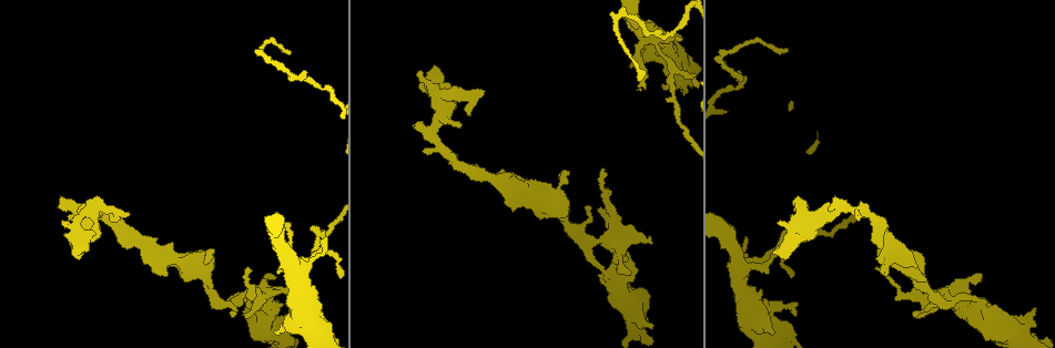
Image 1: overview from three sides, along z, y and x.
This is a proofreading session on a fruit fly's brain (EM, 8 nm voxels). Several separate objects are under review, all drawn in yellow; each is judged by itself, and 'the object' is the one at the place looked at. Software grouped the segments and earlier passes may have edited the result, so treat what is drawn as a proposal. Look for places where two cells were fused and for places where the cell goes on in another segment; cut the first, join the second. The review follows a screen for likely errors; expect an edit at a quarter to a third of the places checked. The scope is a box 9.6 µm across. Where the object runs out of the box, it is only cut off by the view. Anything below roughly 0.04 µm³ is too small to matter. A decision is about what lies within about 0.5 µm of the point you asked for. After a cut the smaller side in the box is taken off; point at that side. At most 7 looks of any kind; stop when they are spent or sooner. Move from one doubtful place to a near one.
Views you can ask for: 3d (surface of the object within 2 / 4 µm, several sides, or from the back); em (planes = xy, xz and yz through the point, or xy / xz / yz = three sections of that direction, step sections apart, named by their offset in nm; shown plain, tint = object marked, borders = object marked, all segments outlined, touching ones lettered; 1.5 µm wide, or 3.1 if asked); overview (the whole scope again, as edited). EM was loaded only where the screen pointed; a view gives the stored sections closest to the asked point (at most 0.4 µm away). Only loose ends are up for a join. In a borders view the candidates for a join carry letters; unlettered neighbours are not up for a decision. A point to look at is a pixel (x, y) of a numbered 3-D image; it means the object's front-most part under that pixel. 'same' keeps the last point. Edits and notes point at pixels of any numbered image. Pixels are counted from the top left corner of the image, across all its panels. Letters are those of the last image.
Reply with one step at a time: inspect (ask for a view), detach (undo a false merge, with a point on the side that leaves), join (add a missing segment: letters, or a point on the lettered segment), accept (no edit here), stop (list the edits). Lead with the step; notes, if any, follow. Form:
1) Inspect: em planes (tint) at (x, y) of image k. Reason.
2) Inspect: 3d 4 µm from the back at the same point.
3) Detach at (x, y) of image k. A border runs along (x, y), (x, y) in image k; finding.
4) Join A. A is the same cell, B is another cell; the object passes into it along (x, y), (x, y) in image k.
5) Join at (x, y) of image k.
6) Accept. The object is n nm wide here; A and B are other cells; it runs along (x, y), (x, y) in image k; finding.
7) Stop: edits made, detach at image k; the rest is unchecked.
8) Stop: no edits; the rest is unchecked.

Inspect: em planes (tint) at (681, 39) of image 1.

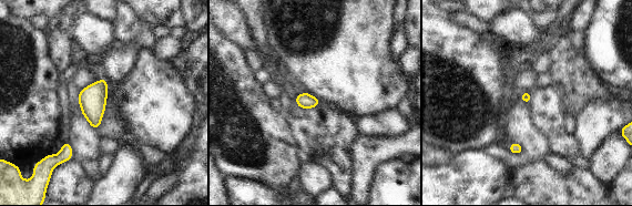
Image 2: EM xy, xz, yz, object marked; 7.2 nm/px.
Inspect: em planes (borders) at the same point.

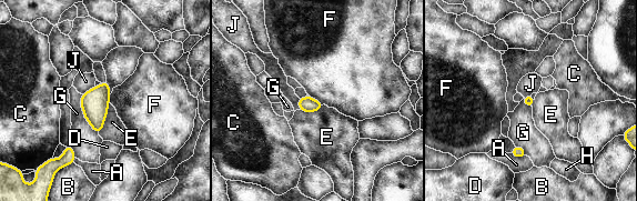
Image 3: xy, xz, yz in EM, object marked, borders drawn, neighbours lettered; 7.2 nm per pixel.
Accept. A, B, C, D, E, F, G, H and J are other cells; a border runs along (109, 101), (107, 117), (99, 133) in image 3; no lettered segment goes on from it.

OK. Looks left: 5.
Inspect: em yz step 4 (borders) at (286, 227) of image 1. An open end.

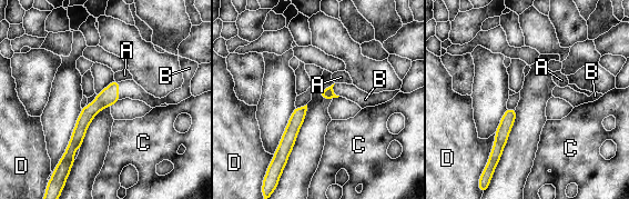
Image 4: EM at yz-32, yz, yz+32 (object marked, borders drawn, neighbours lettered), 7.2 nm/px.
Inspect: em planes (borders) at the same point.

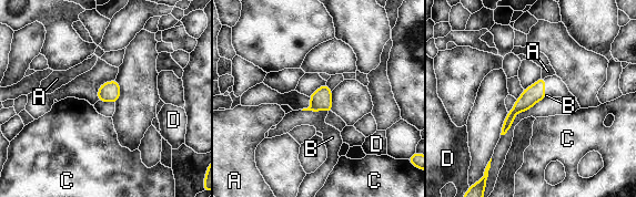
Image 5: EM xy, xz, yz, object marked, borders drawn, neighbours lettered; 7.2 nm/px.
Join at (332, 137) of image 5. The longest contact is with B, 200 nm; B is the same cell, A, C and D are other cells; the object passes into it along (321, 100), (314, 111), (332, 137) in image 5; it goes on there.

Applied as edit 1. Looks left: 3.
Inspect: overview. See it whole again.

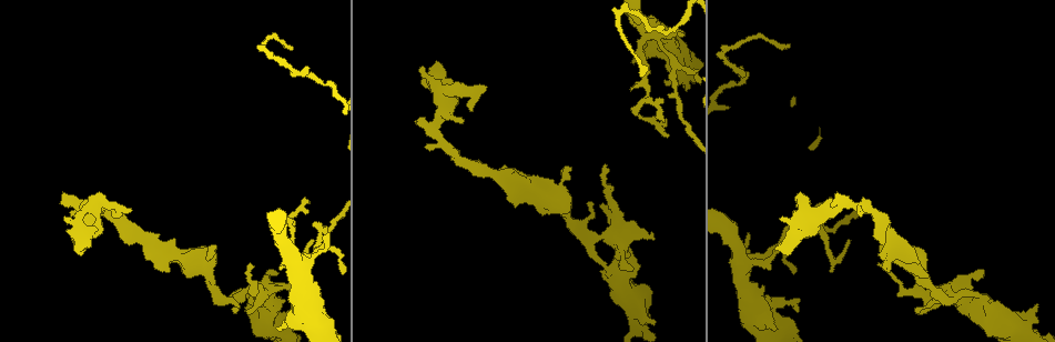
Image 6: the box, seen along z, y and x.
Inspect: 3d 2 µm at (420, 124) of image 6. Branch stops here.

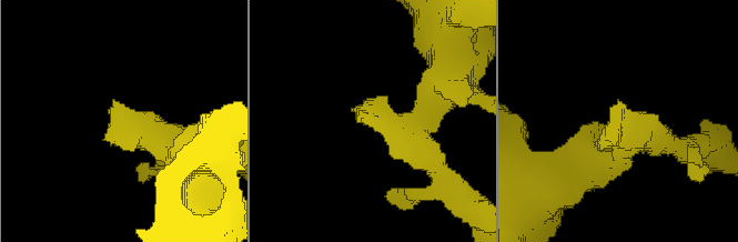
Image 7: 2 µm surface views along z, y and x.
Inspect: em planes (borders) at (115, 104) of image 7. The arms are 200, 200 nm wide.

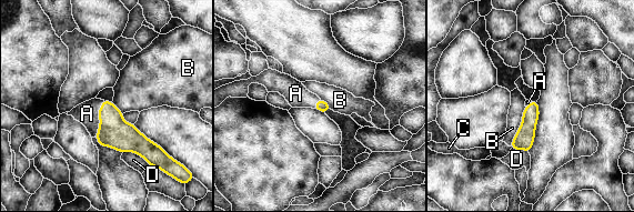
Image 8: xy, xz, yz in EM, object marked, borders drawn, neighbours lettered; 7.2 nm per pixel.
Join at (87, 113) of image 8. A is the same cell, B, C and D are other cells; the object passes into it along (113, 131), (99, 117), (87, 113) in image 8; it goes on there.

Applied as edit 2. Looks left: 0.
Stop: edits made, join at image 5, join at image 8; the rest is unchecked.

